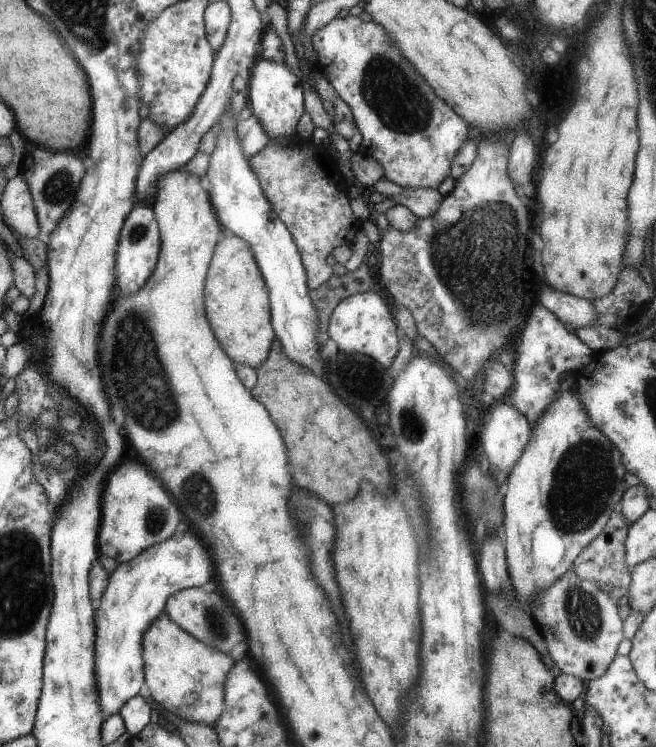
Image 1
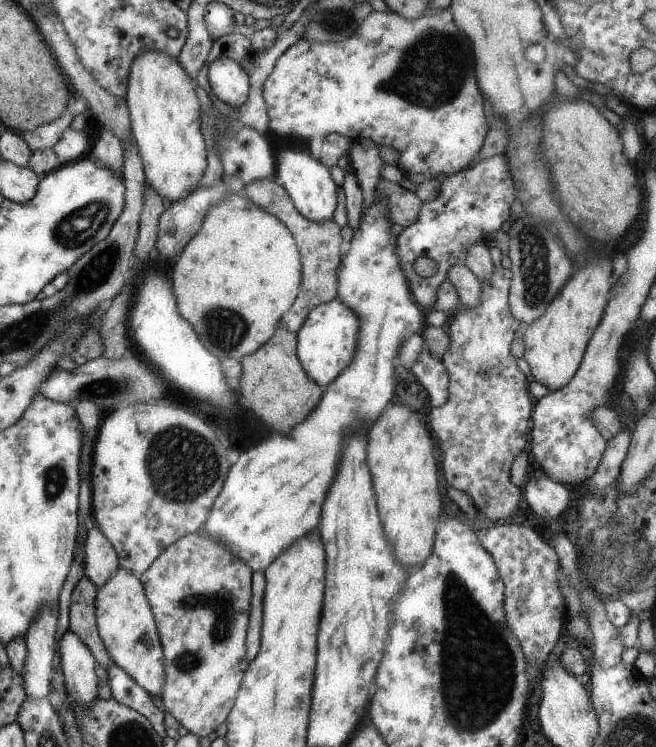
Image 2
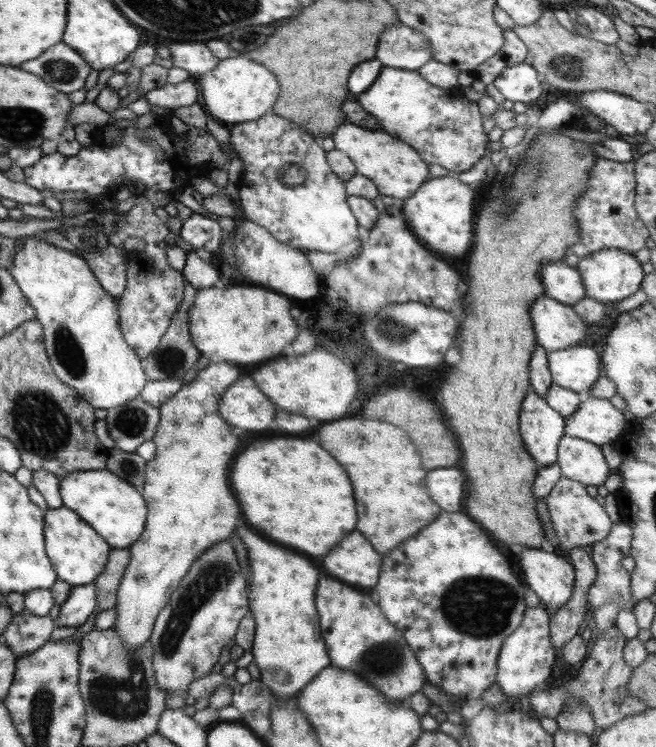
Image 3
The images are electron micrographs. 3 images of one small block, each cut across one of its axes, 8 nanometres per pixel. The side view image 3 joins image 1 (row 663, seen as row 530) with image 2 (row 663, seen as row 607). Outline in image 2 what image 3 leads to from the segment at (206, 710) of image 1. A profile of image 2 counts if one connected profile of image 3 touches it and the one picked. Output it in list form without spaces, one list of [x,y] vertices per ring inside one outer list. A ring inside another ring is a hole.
[[[117,567],[105,584],[96,587],[94,603],[97,632],[111,660],[150,696],[160,697],[165,678],[163,653],[154,616],[139,577]]]

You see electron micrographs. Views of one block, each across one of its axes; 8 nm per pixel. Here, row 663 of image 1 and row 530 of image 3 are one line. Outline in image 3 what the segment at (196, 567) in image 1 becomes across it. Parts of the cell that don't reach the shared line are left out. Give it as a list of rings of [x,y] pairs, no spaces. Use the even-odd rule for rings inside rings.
[[[106,469],[71,472],[60,480],[59,493],[63,506],[83,520],[112,549],[127,549],[143,532],[146,506],[140,491]]]

